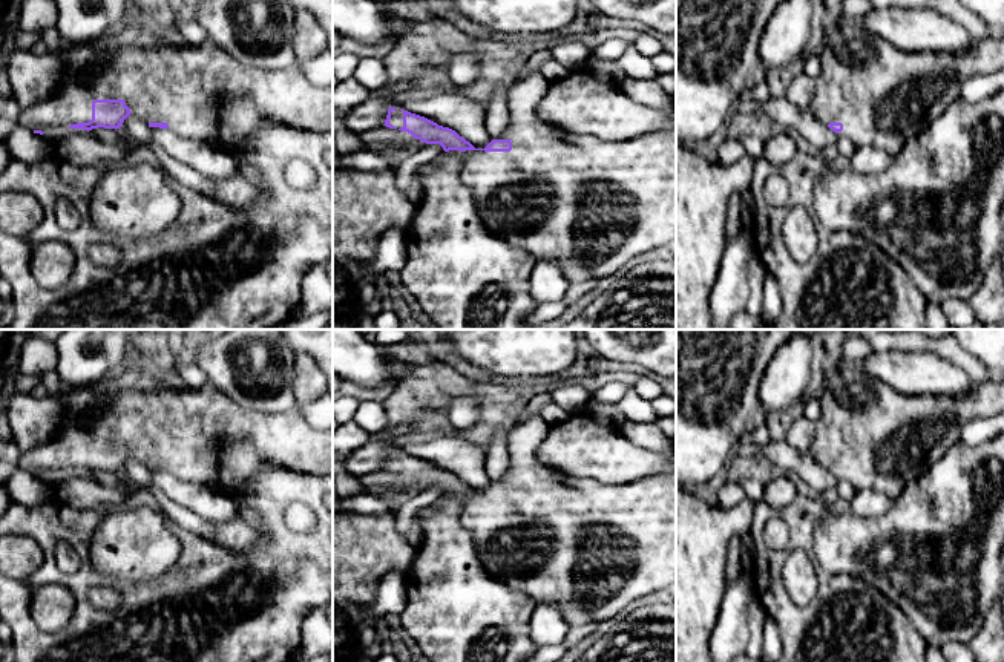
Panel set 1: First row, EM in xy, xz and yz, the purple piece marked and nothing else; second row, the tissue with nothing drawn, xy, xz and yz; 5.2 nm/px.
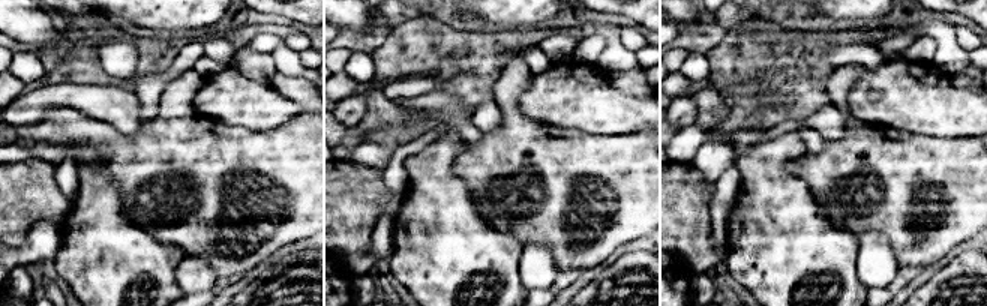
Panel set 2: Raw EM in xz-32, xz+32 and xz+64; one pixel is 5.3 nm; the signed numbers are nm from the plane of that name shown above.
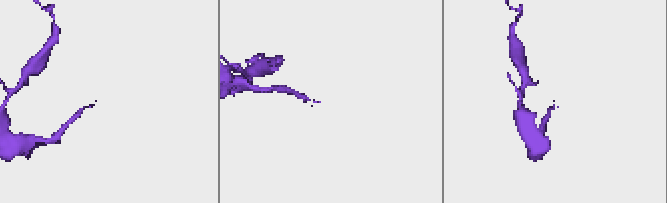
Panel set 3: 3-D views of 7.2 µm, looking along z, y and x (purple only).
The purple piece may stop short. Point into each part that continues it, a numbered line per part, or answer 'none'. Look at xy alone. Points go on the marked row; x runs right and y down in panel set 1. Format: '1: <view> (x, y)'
1: xy (200, 91)

